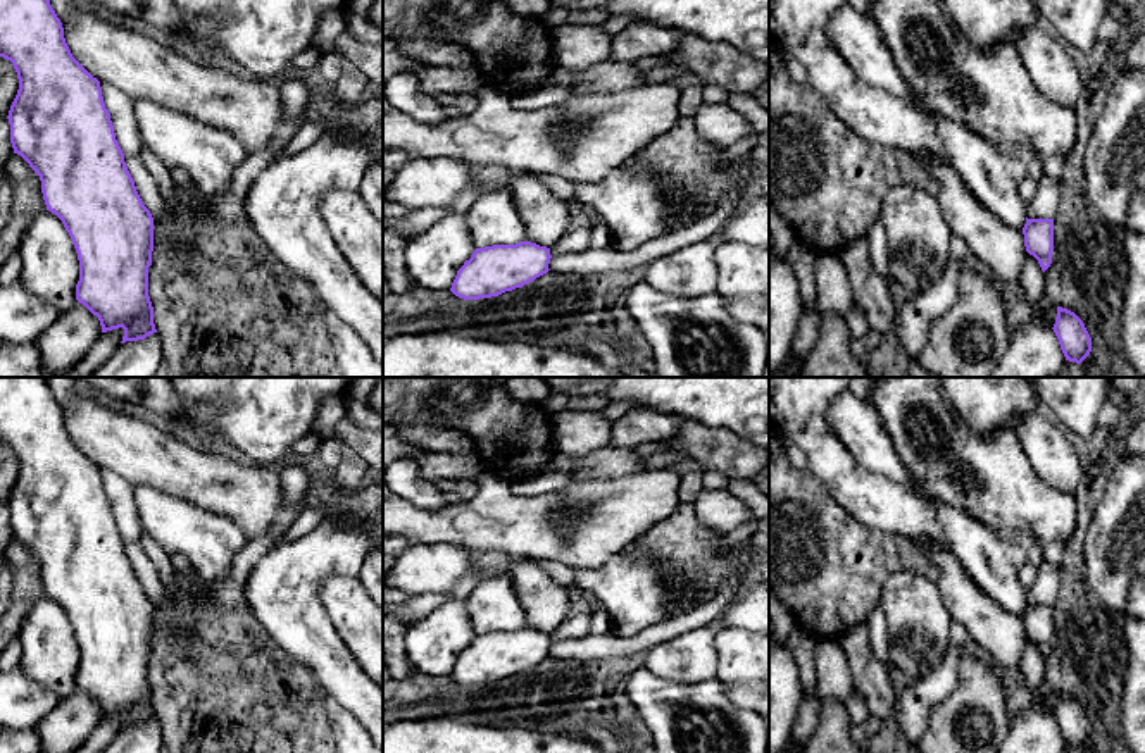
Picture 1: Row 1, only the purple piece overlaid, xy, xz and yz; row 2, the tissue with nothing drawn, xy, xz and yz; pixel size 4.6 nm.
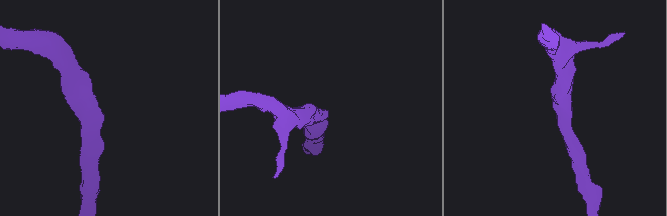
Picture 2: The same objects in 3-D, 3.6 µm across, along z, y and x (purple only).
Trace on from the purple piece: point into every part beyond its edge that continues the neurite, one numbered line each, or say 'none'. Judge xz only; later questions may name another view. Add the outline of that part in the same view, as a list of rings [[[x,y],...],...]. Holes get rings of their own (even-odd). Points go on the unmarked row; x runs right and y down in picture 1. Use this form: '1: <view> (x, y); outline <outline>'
none

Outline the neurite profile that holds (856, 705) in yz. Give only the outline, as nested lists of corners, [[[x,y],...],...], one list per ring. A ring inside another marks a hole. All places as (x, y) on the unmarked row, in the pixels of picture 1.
[[[852,691],[852,694],[847,701],[847,710],[848,710],[850,720],[859,725],[864,725],[864,722],[871,715],[869,708],[866,705],[866,700],[855,691]]]

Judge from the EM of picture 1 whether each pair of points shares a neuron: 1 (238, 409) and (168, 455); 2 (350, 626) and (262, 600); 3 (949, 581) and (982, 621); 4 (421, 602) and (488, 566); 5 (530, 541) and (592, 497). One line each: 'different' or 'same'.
1: different
2: different
3: same
4: same
5: same

